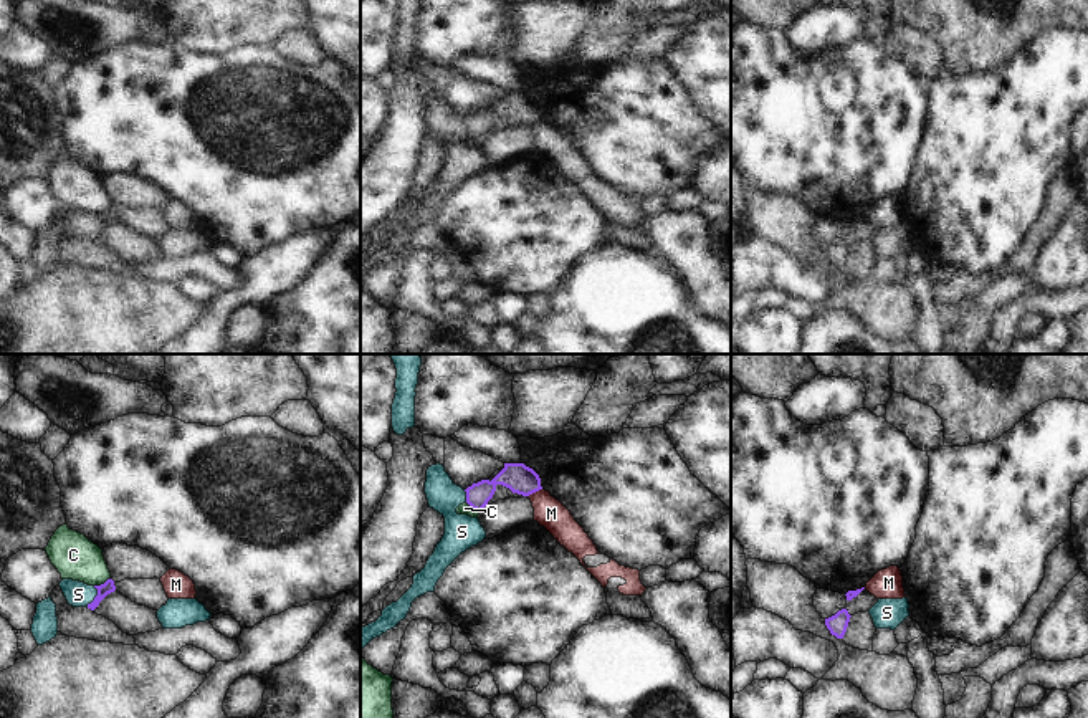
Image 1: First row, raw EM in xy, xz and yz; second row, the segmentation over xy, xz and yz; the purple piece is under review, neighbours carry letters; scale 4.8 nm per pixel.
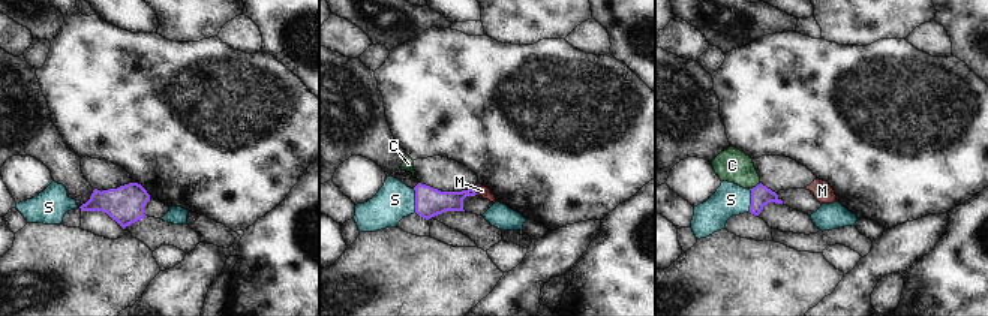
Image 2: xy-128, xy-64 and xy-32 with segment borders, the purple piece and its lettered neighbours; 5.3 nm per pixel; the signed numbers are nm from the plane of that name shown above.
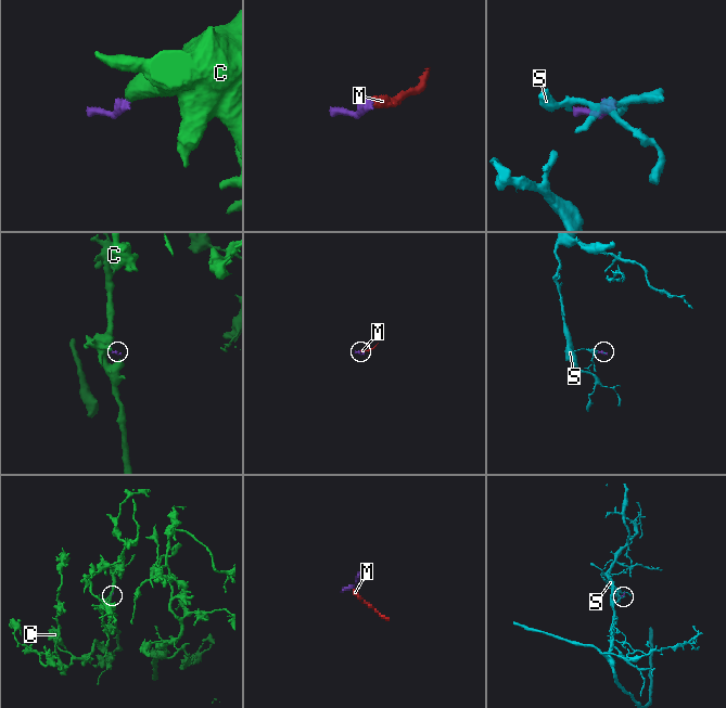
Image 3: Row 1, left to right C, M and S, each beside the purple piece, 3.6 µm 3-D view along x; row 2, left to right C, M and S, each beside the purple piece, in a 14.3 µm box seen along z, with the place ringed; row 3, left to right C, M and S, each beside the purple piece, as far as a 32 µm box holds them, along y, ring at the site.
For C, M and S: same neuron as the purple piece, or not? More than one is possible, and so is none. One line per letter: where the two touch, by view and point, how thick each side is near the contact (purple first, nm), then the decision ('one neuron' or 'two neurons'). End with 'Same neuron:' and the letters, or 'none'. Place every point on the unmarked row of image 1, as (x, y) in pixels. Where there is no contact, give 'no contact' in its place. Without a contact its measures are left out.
C: xy (101, 214) | 60/220 nm | two neurons
M: xz (534, 121) | 140/150 nm | two neurons
S: xy (96, 225) | 60/130 nm | one neuron
Same neuron: S

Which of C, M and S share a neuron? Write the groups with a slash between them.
C / M / S

